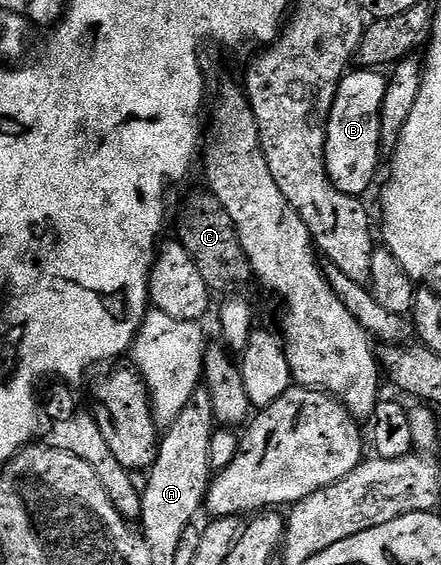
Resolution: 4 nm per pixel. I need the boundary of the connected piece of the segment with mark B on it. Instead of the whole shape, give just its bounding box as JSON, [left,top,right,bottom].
[324,69,387,197]

